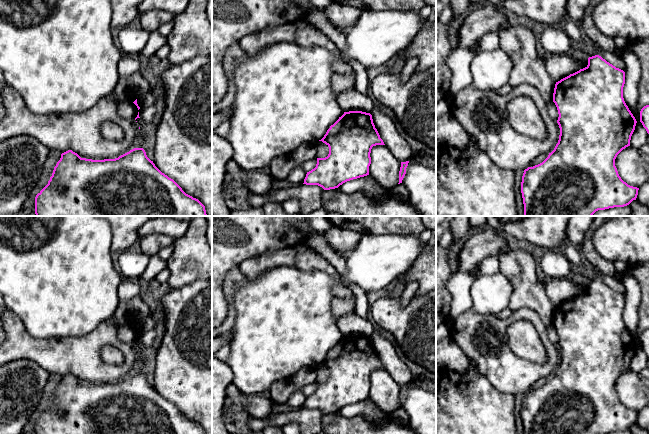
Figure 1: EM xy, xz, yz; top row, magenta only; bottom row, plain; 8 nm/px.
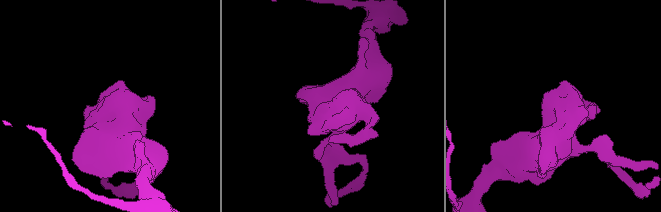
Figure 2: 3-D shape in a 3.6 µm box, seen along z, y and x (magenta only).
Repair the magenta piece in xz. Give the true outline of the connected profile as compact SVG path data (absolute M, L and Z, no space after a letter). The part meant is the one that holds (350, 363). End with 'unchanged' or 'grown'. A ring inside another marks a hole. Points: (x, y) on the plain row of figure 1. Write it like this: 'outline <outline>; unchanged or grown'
outline M362 335L344 336L319 365L329 371L329 378L325 382L317 382L316 391L307 396L303 408L318 409L324 414L335 413L347 405L369 399L372 371L385 369L375 352L372 339Z; unchanged

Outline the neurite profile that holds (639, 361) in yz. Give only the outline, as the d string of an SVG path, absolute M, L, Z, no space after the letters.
M637 346L635 354L631 360L630 370L636 373L641 373L645 368L647 368L647 362L649 358L643 351L641 346Z

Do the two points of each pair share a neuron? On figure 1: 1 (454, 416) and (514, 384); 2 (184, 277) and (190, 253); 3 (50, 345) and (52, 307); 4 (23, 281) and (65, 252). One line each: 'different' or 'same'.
1: different
2: same
3: different
4: same

